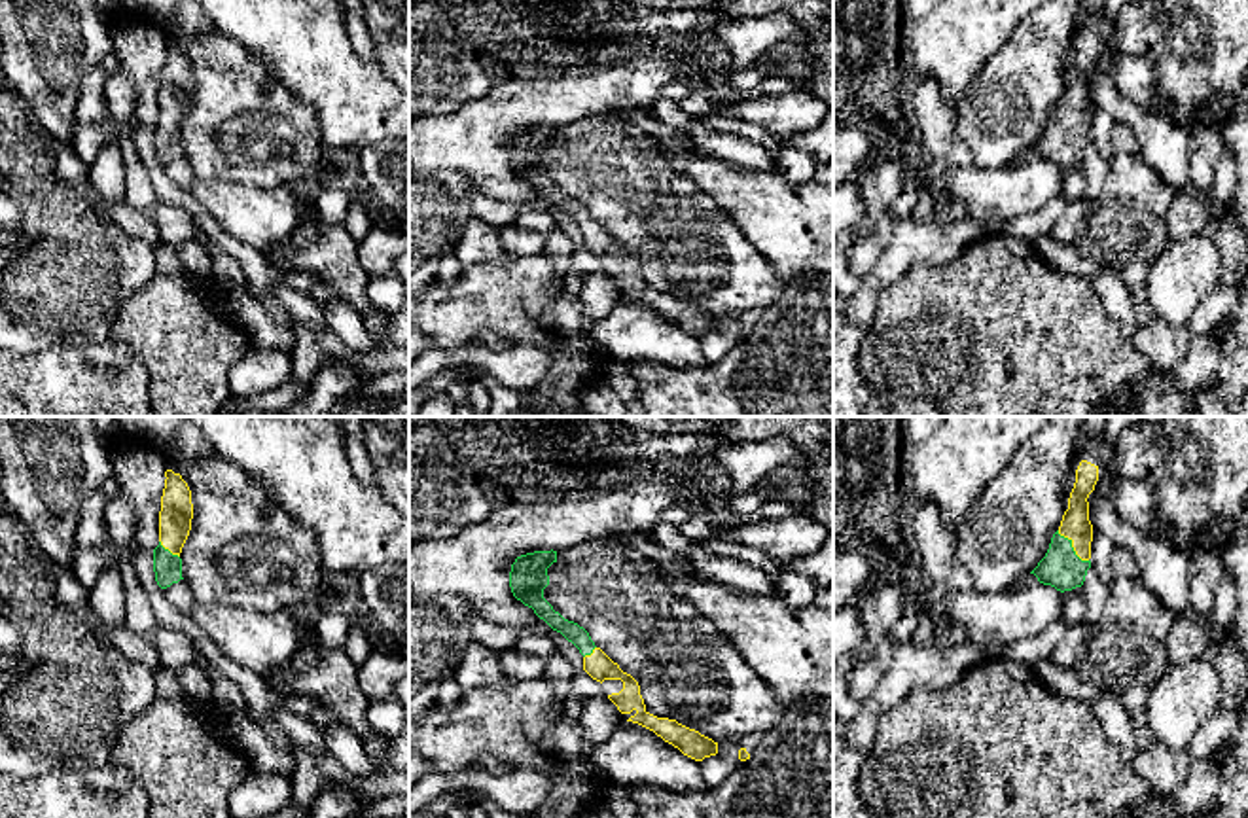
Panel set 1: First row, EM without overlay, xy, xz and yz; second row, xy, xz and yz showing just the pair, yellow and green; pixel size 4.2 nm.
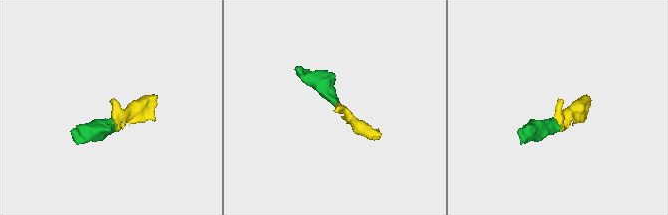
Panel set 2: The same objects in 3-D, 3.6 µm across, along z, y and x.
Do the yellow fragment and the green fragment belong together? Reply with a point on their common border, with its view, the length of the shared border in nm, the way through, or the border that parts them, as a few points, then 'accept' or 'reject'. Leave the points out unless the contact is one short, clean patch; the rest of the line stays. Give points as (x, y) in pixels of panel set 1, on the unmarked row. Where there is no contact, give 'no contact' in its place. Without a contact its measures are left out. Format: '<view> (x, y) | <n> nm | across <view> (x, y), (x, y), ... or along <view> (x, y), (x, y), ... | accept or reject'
yz (1072, 122) | 190 nm | across yz (1074, 101), (1072, 122), (1061, 144) | accept

